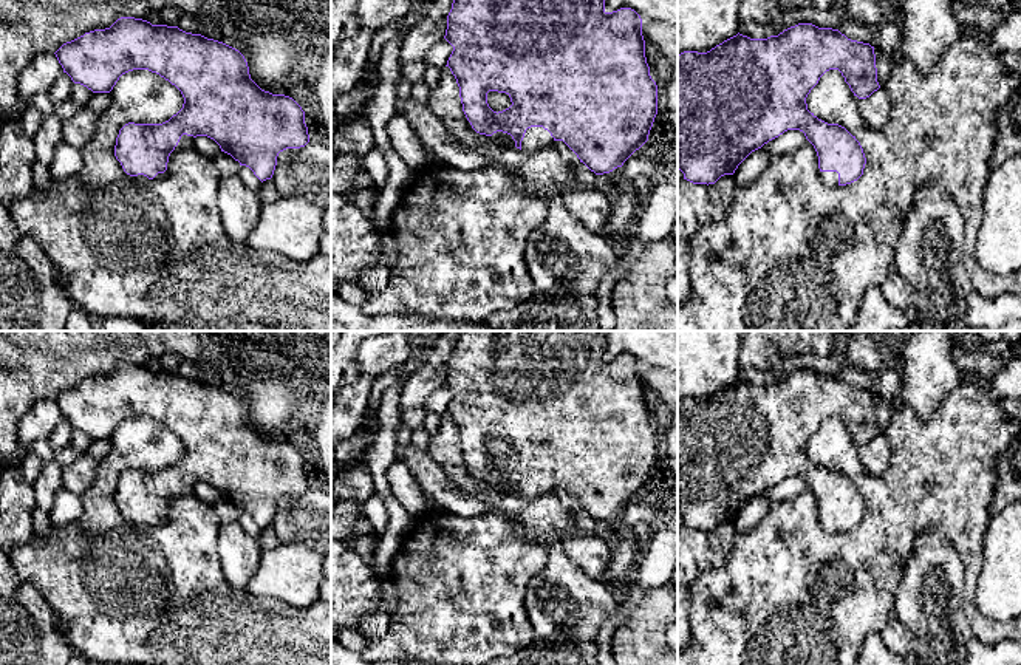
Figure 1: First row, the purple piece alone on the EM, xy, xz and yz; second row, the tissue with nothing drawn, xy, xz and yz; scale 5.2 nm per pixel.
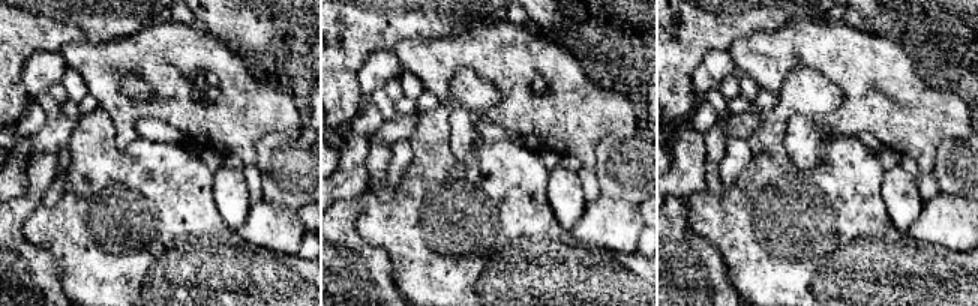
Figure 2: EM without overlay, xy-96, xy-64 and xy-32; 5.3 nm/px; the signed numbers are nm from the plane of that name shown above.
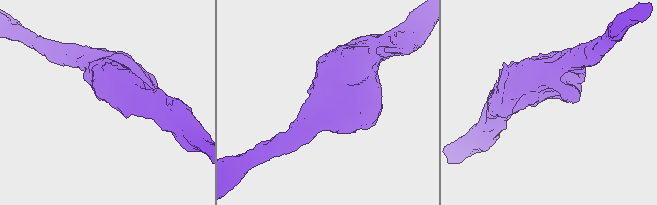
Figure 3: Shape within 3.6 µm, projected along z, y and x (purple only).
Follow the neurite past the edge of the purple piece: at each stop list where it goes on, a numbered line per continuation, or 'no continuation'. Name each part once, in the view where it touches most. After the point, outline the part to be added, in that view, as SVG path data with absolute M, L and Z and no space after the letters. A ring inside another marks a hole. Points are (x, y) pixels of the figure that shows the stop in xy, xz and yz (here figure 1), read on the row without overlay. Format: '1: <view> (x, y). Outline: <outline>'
1: xz (536, 484). Outline: M531 473L526 476L521 487L521 496L526 500L538 498L543 493L552 492L554 484L543 473Z

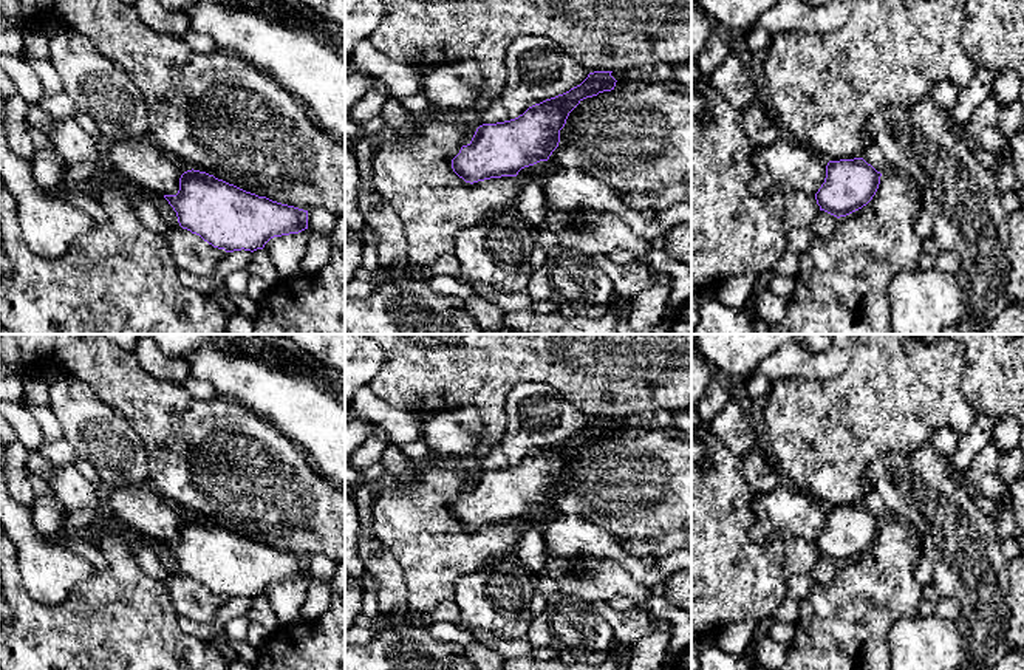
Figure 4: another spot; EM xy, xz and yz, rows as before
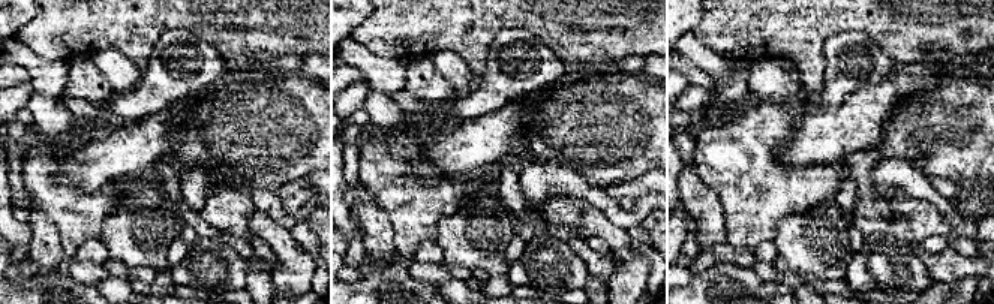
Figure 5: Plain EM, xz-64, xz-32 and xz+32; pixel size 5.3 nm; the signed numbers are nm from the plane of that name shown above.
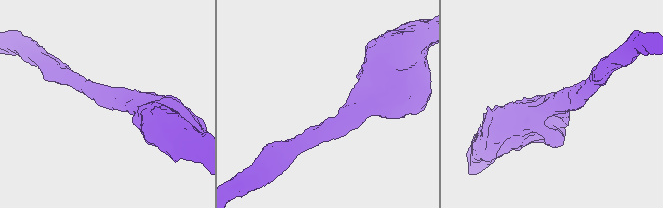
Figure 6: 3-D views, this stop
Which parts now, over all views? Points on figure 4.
no continuation

